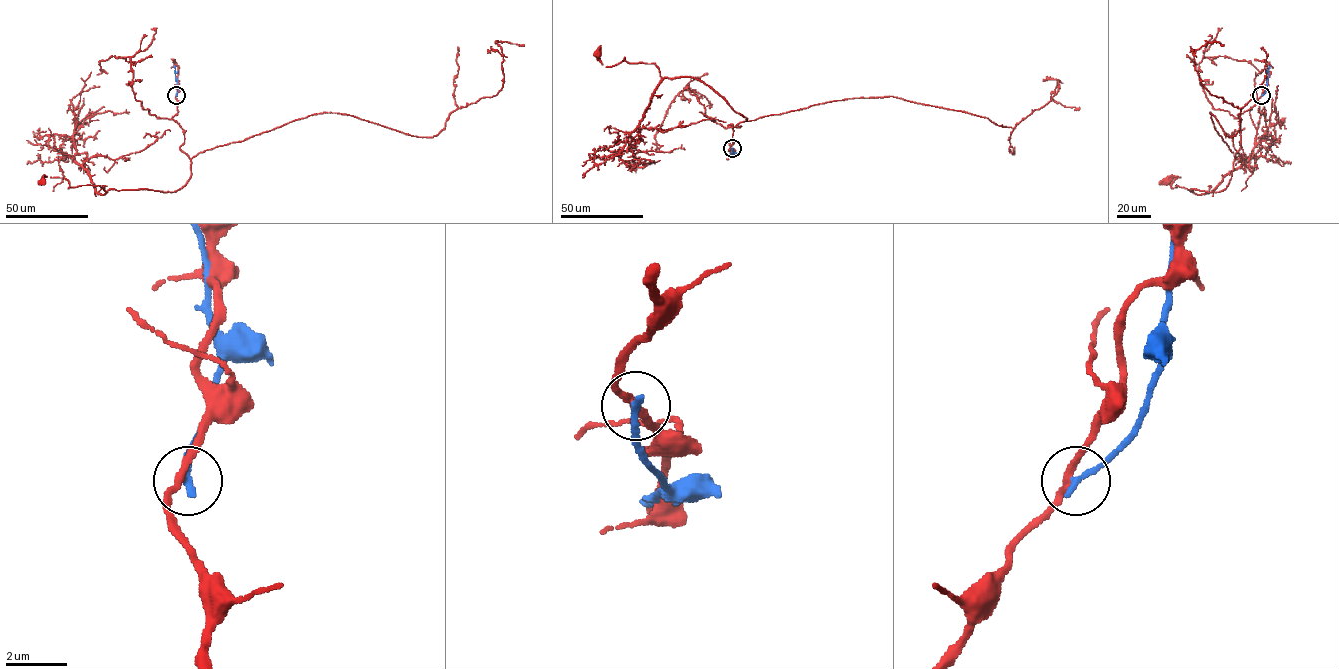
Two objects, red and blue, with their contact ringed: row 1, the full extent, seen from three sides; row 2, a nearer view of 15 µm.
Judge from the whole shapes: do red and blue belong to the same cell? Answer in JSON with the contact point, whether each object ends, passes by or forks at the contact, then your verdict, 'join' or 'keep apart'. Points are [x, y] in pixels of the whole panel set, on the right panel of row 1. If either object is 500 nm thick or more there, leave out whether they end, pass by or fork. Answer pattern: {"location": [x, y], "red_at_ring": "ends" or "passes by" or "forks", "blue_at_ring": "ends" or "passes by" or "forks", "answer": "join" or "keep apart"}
{"location": [1261, 95], "red_at_ring": "passes by", "blue_at_ring": "ends", "answer": "keep apart"}

